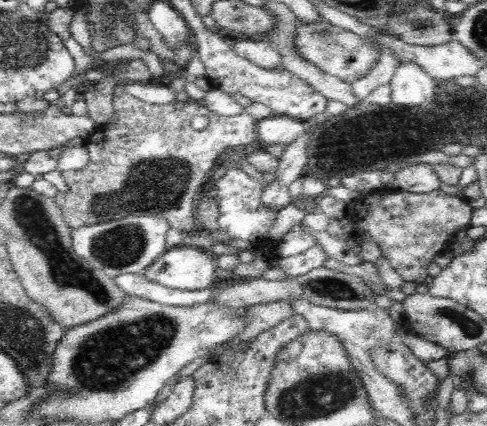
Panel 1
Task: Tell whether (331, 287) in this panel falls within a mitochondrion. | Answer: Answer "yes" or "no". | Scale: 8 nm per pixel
yes

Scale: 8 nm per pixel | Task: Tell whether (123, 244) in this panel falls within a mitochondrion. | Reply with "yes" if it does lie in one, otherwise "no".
yes

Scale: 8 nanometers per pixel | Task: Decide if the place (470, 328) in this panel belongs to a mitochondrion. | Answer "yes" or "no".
yes

